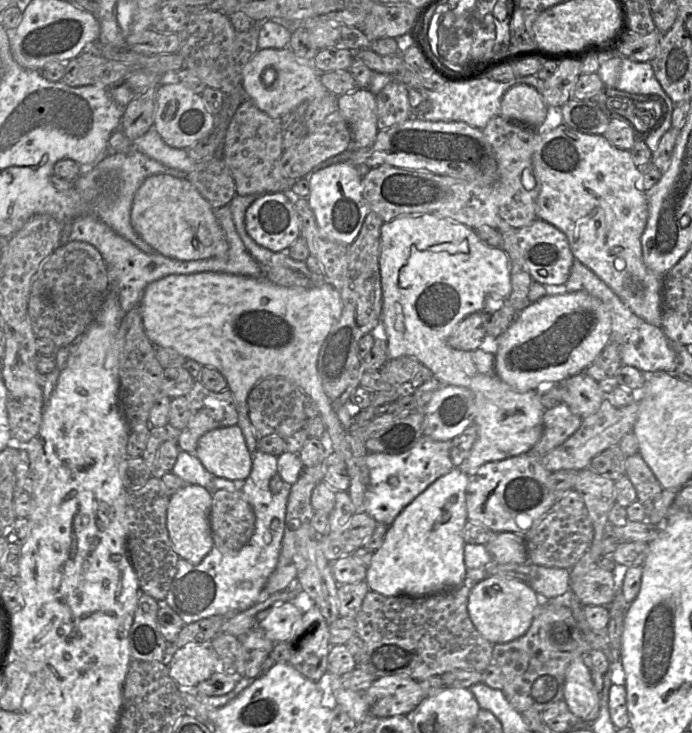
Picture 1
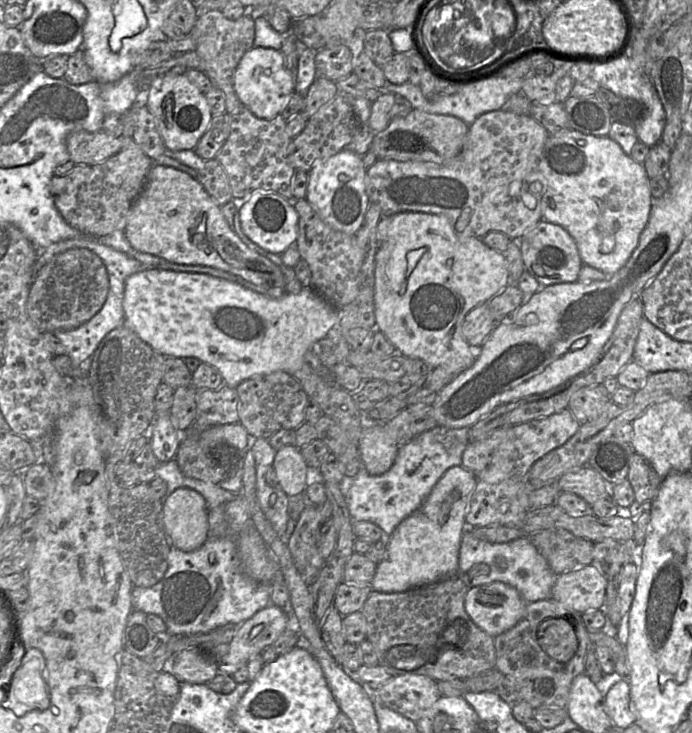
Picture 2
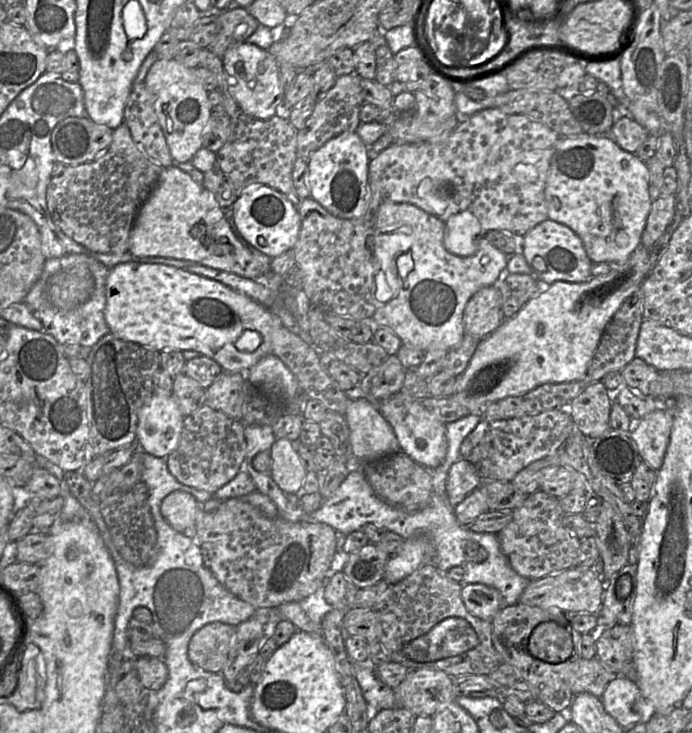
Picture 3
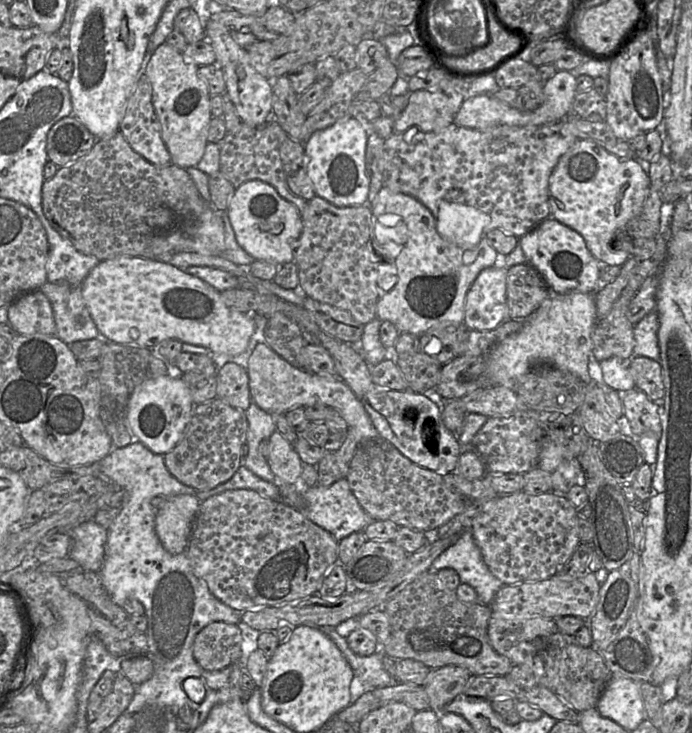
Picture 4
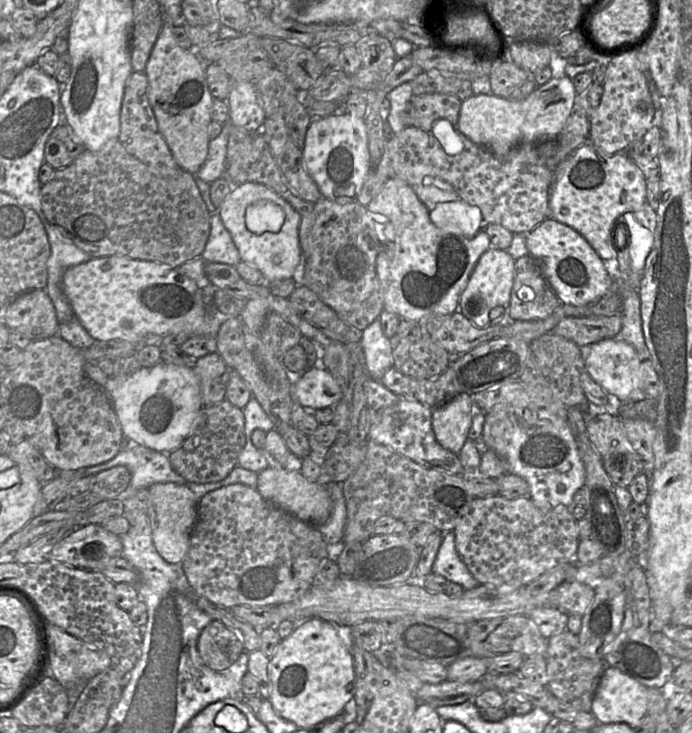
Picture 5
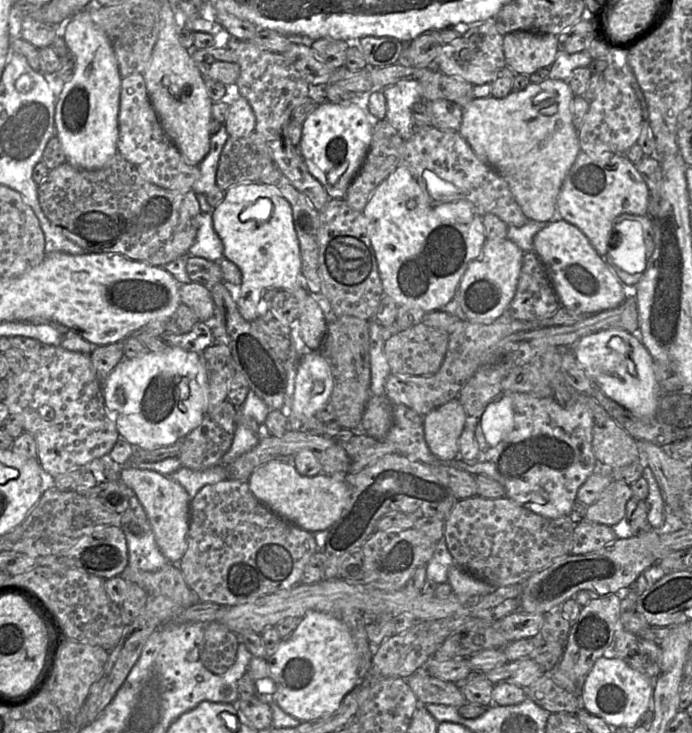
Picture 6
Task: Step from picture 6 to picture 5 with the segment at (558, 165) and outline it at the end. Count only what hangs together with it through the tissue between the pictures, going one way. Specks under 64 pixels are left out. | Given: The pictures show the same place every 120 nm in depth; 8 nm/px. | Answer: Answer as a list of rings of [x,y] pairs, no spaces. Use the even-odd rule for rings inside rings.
[[[566,75],[551,78],[524,100],[514,101],[493,94],[472,95],[461,102],[458,130],[473,143],[495,156],[505,157],[523,143],[539,143],[554,139],[564,128],[575,108],[577,93],[573,79]]]

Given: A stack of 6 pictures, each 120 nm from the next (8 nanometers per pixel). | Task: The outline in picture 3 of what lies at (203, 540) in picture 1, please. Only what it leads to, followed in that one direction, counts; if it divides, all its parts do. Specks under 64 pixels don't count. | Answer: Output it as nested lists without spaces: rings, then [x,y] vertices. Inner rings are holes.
[[[173,491],[161,504],[161,513],[171,527],[179,533],[194,538],[198,512],[202,505],[190,493]]]

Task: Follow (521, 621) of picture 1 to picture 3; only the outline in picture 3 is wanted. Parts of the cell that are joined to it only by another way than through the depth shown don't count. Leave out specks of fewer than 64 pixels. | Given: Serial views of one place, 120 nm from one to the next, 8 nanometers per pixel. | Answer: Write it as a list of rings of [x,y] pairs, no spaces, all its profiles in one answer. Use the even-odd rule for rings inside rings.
[[[484,584],[462,585],[461,597],[466,609],[472,615],[483,620],[492,621],[502,608],[500,592]]]

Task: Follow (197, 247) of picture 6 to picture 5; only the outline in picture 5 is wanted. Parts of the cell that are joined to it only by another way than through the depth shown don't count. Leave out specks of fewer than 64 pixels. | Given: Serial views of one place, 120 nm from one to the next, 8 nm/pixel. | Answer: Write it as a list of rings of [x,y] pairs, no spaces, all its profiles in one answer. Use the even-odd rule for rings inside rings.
[[[218,209],[210,216],[210,233],[201,256],[206,262],[235,266],[240,256],[229,231],[223,225]]]

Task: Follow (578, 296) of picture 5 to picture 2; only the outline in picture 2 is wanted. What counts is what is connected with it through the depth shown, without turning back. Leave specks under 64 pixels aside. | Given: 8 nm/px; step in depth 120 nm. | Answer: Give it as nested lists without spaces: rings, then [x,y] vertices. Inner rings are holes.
[[[542,219],[521,237],[519,246],[526,271],[539,283],[550,286],[578,281],[583,261],[574,238],[560,225]]]

